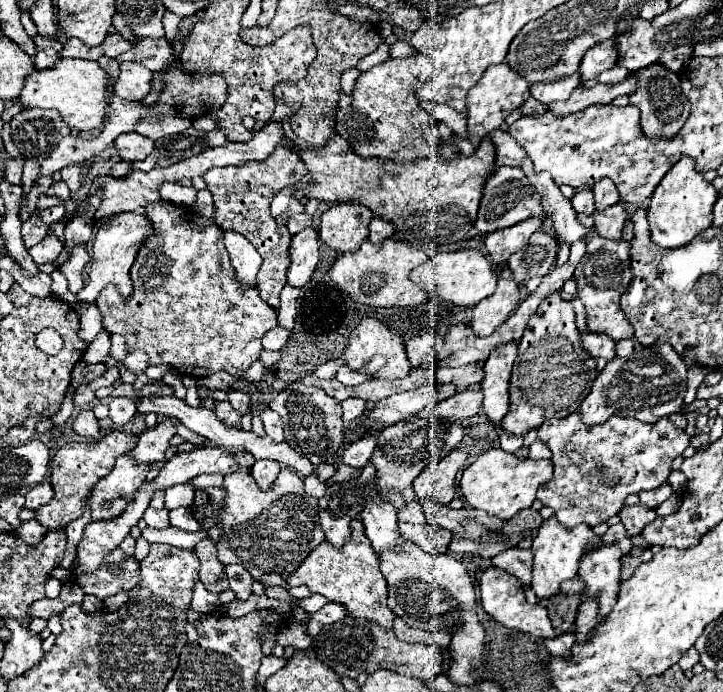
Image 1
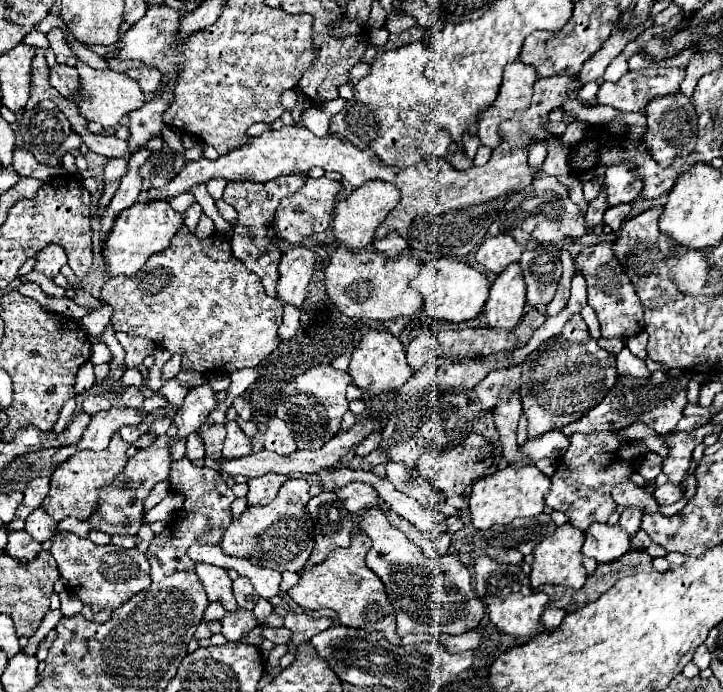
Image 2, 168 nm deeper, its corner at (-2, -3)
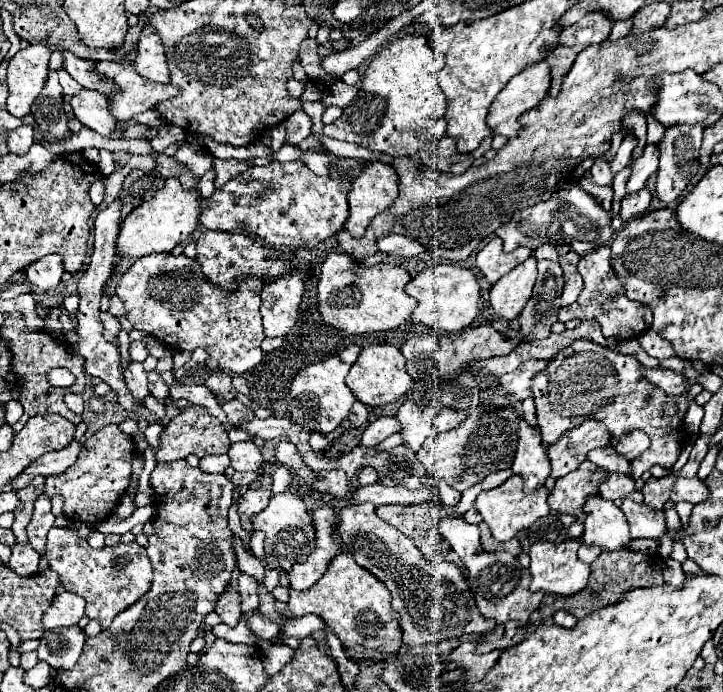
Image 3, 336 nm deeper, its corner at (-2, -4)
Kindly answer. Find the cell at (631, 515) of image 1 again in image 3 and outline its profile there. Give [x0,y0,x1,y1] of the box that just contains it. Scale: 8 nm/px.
[600,473,634,501]

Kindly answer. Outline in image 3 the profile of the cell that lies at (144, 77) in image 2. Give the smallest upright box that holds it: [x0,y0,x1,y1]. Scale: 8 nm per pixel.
[134,35,168,83]

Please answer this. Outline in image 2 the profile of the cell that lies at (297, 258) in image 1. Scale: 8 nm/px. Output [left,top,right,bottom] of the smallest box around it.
[278,246,316,306]

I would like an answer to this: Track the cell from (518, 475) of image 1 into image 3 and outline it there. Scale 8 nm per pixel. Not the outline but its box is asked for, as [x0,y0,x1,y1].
[476,475,550,541]

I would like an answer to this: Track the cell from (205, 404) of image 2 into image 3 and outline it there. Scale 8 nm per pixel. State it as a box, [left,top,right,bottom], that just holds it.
[204,371,238,401]

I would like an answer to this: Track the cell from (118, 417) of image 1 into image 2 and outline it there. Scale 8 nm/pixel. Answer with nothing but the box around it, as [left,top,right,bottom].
[122,386,144,408]

